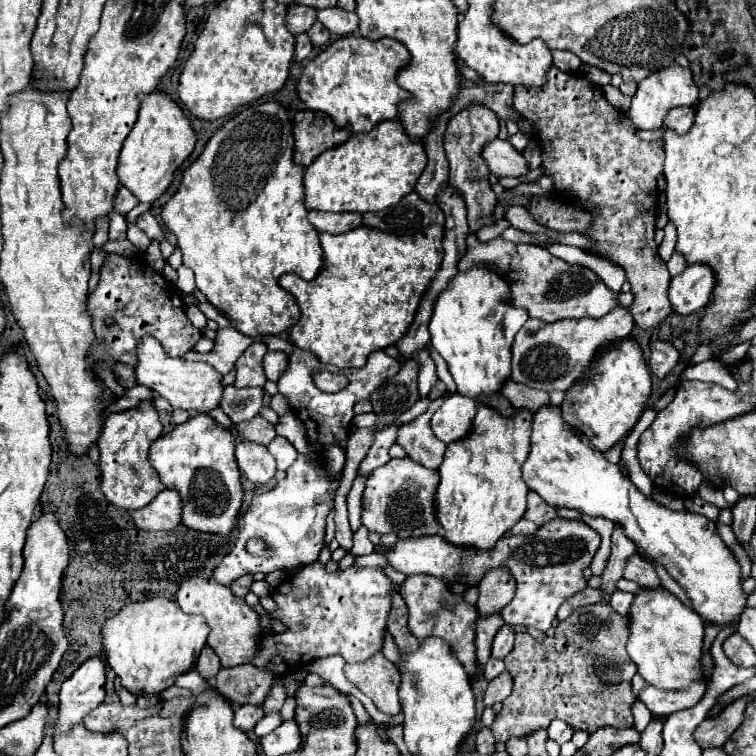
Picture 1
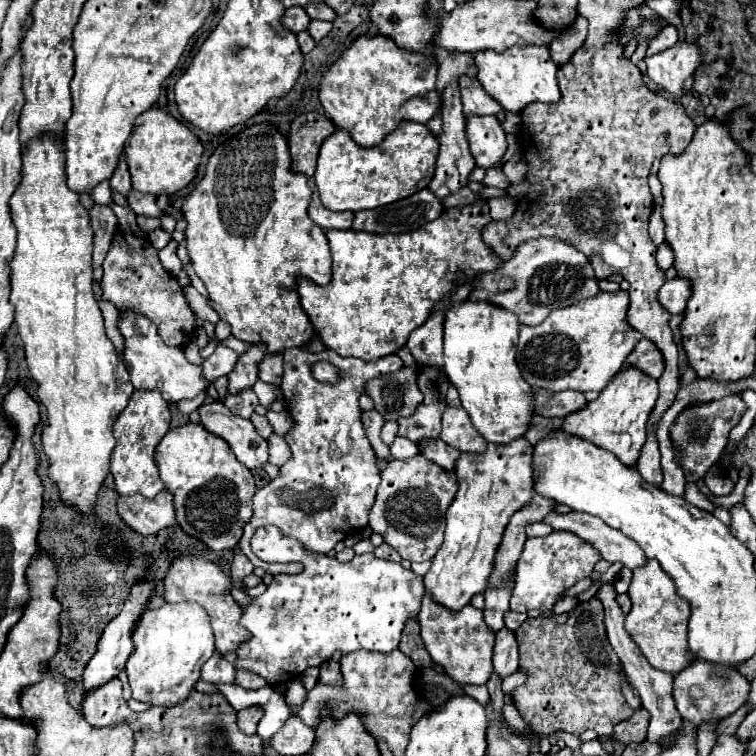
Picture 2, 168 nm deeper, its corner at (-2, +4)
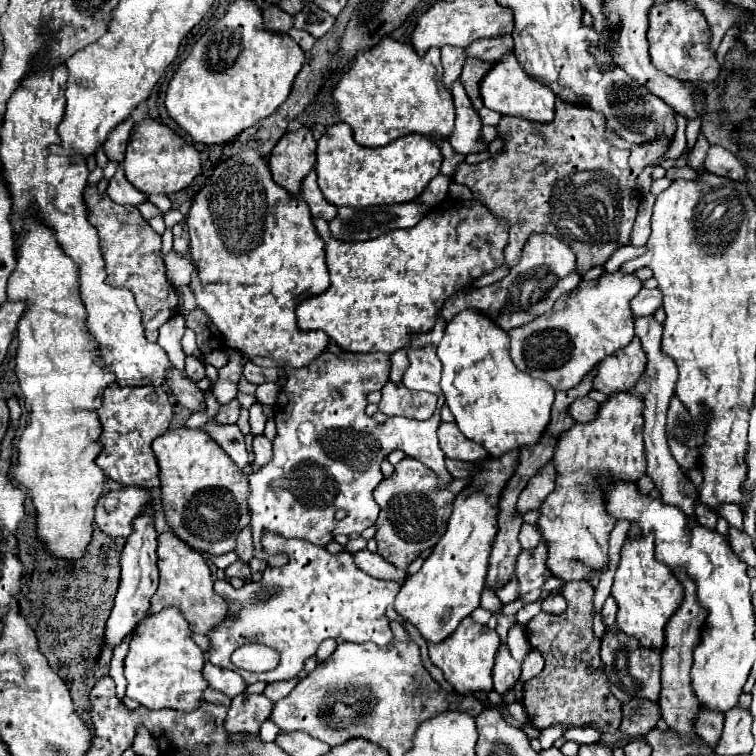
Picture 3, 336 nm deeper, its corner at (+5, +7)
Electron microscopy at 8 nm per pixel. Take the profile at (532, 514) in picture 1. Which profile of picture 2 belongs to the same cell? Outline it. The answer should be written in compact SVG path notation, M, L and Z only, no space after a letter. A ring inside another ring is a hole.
M551 511L543 521L557 531L571 531L579 535L583 541L591 543L601 553L601 557L609 563L621 561L625 567L635 569L647 561L643 549L633 539L605 525L599 517L579 513L579 511L569 511L565 515Z

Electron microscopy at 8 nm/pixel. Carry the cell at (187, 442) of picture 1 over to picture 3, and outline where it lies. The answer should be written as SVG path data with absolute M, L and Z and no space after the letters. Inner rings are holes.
M174 428L164 432L152 442L152 450L158 460L160 468L160 490L162 490L162 504L166 512L166 520L172 532L182 538L188 546L210 552L210 554L226 554L234 550L234 542L238 532L250 524L250 514L246 512L248 506L240 506L240 500L248 500L250 488L248 478L226 454L224 450L204 432L192 428Z

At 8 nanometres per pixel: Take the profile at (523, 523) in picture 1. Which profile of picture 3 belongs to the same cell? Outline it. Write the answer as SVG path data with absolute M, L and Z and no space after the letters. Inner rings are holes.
M528 522L522 524L522 530L520 530L522 548L534 548L540 542L540 538L542 538L542 534L536 524L528 524Z

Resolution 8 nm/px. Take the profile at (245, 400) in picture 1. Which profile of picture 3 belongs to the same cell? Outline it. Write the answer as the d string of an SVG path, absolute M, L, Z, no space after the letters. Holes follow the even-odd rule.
M234 398L232 402L228 402L226 406L220 406L218 414L216 414L216 420L218 422L224 422L224 424L234 424L238 420L238 414L240 414L240 402L238 398Z

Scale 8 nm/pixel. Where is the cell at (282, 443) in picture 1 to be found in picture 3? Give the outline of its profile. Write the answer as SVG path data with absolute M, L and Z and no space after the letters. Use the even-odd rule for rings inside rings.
M264 434L254 436L254 464L264 466L266 462L270 462L270 458L272 458L272 442Z

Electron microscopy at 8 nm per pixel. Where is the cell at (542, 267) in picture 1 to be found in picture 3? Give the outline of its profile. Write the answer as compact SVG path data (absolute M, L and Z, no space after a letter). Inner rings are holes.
M532 234L522 248L520 262L514 268L510 268L508 276L484 288L466 288L456 292L450 298L450 302L444 304L440 316L448 322L454 314L458 314L458 310L476 308L484 312L488 318L492 318L504 330L512 330L532 322L540 314L546 314L562 294L578 288L580 282L582 276L576 272L576 256L572 248L550 234Z

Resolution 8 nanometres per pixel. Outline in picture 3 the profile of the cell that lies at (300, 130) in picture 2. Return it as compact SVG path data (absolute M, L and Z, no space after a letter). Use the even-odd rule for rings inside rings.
M310 126L286 132L270 154L272 178L290 194L300 192L300 184L316 164L316 138Z

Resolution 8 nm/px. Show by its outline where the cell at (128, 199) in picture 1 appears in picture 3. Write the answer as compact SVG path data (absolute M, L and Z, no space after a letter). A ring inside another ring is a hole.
M134 120L122 122L122 126L118 126L118 130L114 130L114 136L110 136L106 140L106 150L104 152L114 166L120 166L122 160L124 160L124 150L126 150L126 142L128 142L132 126L134 126Z

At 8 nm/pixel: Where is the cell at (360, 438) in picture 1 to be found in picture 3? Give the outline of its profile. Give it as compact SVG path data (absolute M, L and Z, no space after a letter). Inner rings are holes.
M388 380L382 386L382 400L378 410L386 416L406 416L414 420L426 420L434 414L436 396L430 392L412 392L402 384Z

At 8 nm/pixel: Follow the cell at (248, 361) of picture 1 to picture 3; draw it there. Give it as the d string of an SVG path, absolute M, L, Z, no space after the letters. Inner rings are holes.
M232 352L228 364L218 370L218 380L214 384L214 396L218 398L220 404L228 404L232 398L236 398L238 382L242 378L242 366L244 366L244 356L238 352Z

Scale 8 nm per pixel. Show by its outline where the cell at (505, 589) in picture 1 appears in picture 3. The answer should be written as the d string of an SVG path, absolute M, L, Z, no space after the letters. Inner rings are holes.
M550 462L522 490L516 504L516 514L524 516L530 510L538 510L542 502L548 498L548 494L554 492L554 480L556 480L556 470L554 470L554 464Z

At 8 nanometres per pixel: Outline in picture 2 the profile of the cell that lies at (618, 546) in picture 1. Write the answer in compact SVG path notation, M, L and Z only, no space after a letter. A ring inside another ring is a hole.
M603 585L597 593L597 597L603 601L603 607L605 607L605 627L607 627L607 639L611 643L611 647L615 649L621 665L623 665L623 671L627 673L629 677L629 683L637 689L639 697L641 697L641 703L643 707L651 713L651 723L649 723L649 733L647 733L647 741L661 741L663 737L669 737L673 731L677 731L681 727L681 721L683 717L679 715L677 707L675 707L675 699L673 699L673 677L669 677L669 673L661 673L657 669L653 669L645 657L641 657L641 651L637 649L637 645L633 645L633 639L629 637L629 633L625 631L623 627L623 621L625 621L625 615L623 611L619 609L617 605L617 593L613 589L613 585Z

